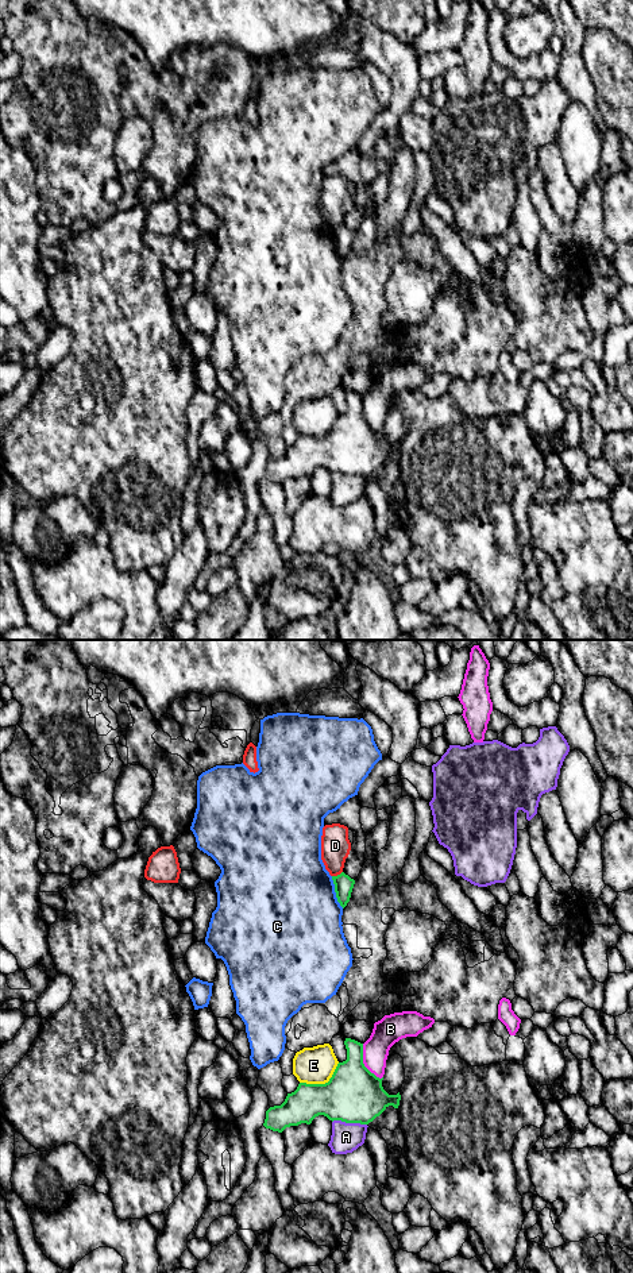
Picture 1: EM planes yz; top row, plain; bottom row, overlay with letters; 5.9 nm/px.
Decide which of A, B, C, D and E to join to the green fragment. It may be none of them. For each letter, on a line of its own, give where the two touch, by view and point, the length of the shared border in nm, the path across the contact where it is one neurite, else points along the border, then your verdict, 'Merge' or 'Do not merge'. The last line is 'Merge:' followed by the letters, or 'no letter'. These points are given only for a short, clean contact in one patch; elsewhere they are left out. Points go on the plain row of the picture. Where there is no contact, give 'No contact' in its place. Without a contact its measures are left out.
A: Touches green at yz (350, 474). Shared border 200 nm. Do not merge
B: Touches green at yz (362, 415). Shared border 240 nm. Do not merge
C: Touches green at yz (335, 243). Shared border 200 nm. Do not merge
D: Touches green at yz (338, 227). Shared border 70 nm. Boundary: yz (342, 223), (332, 228). Do not merge
E: Touches green at yz (323, 436). Shared border 260 nm. Do not merge
Merge: no letter

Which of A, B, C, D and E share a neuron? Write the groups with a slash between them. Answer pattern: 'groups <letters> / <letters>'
groups A / B / C / D / E

